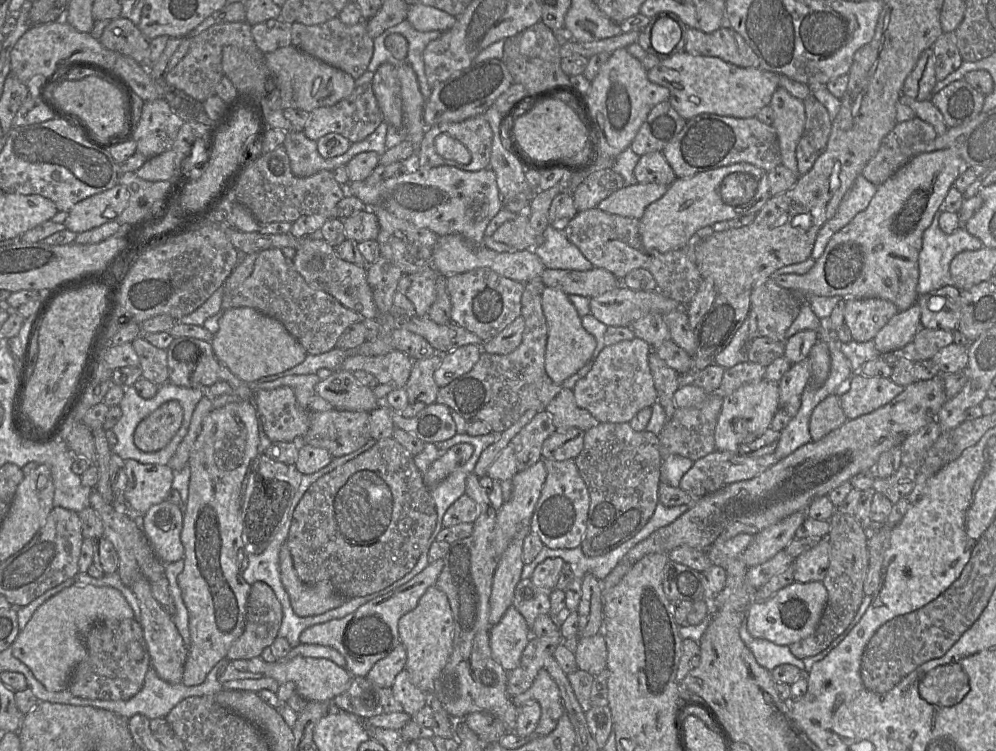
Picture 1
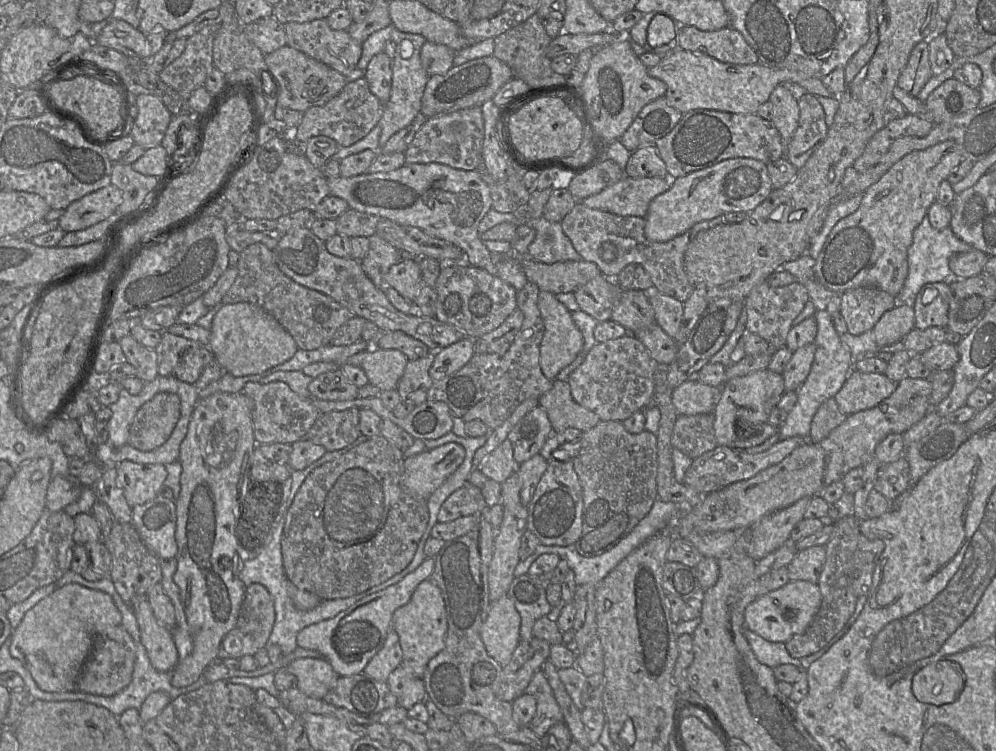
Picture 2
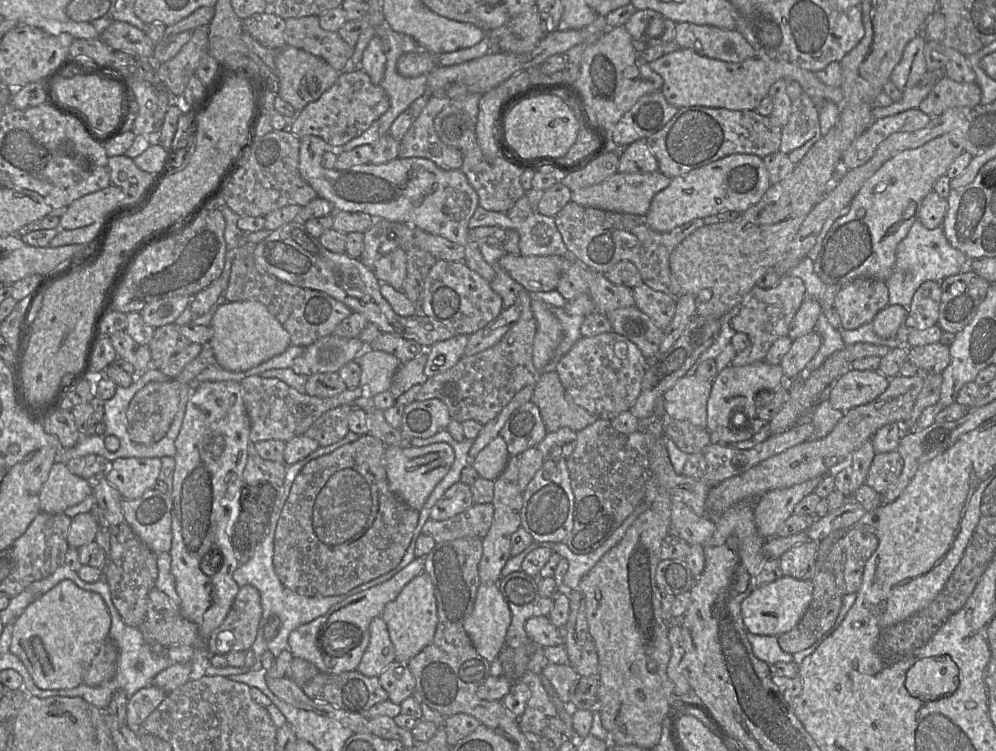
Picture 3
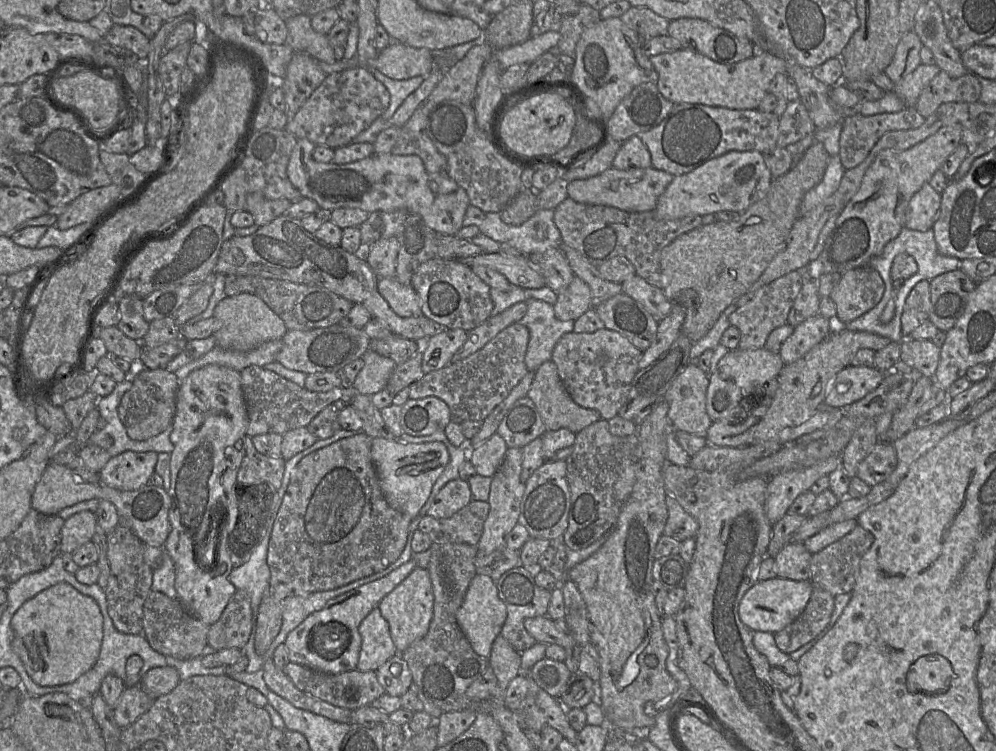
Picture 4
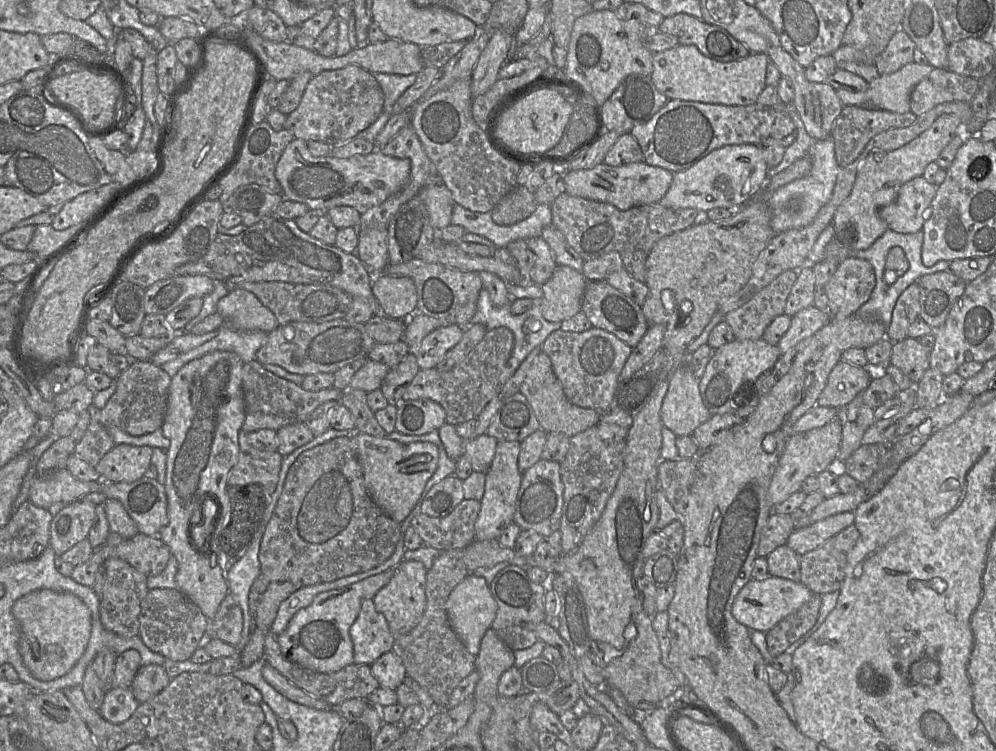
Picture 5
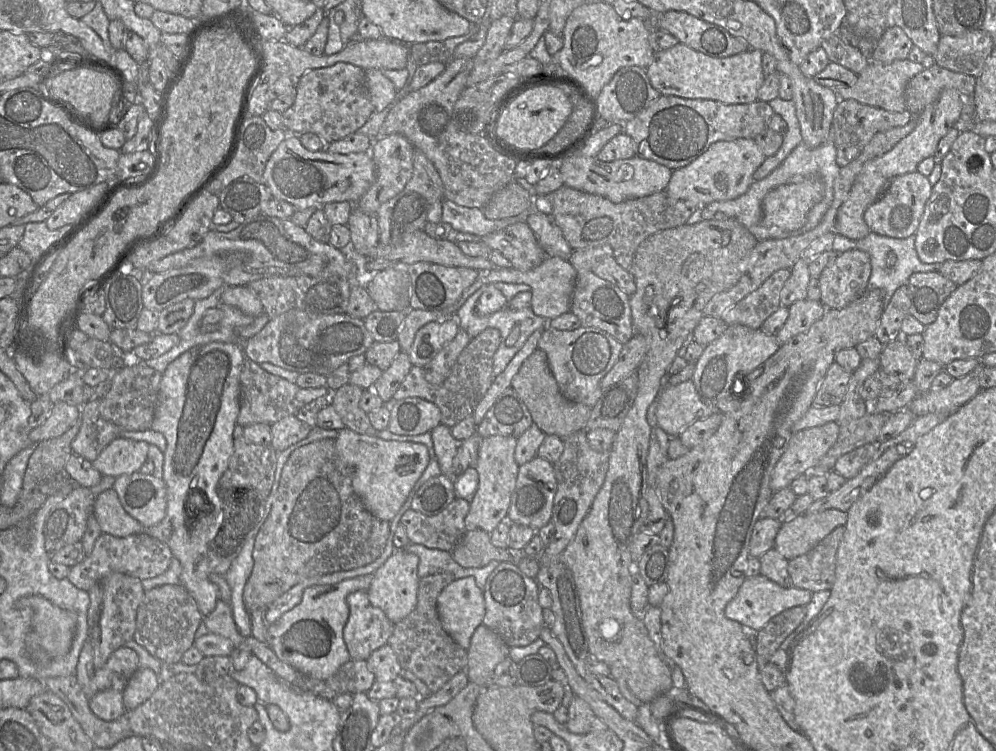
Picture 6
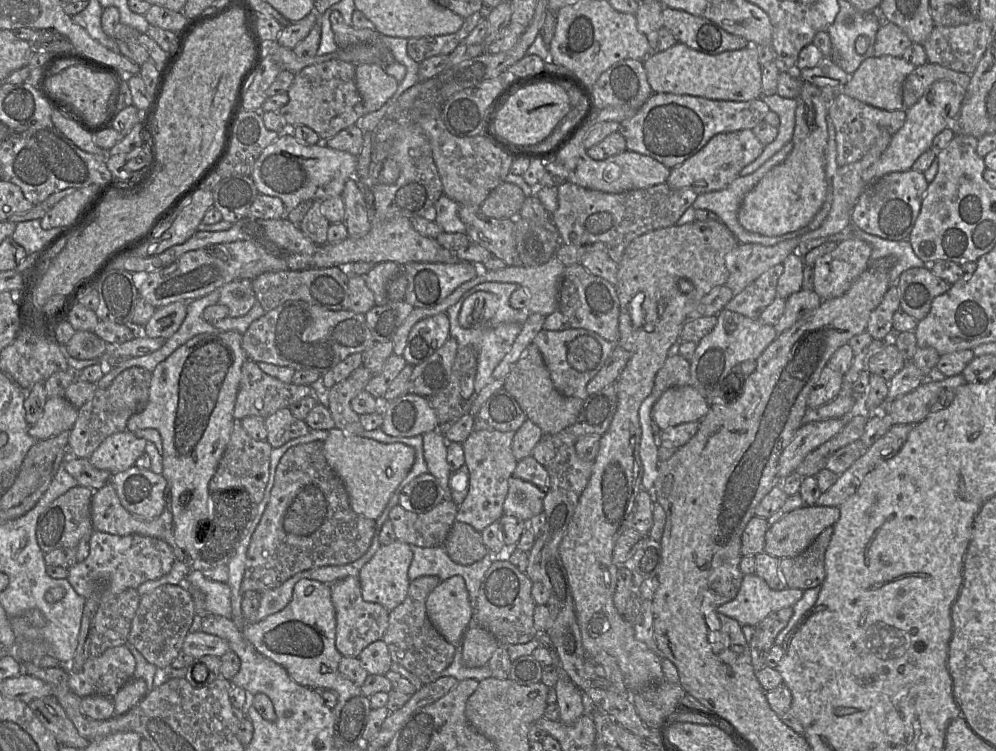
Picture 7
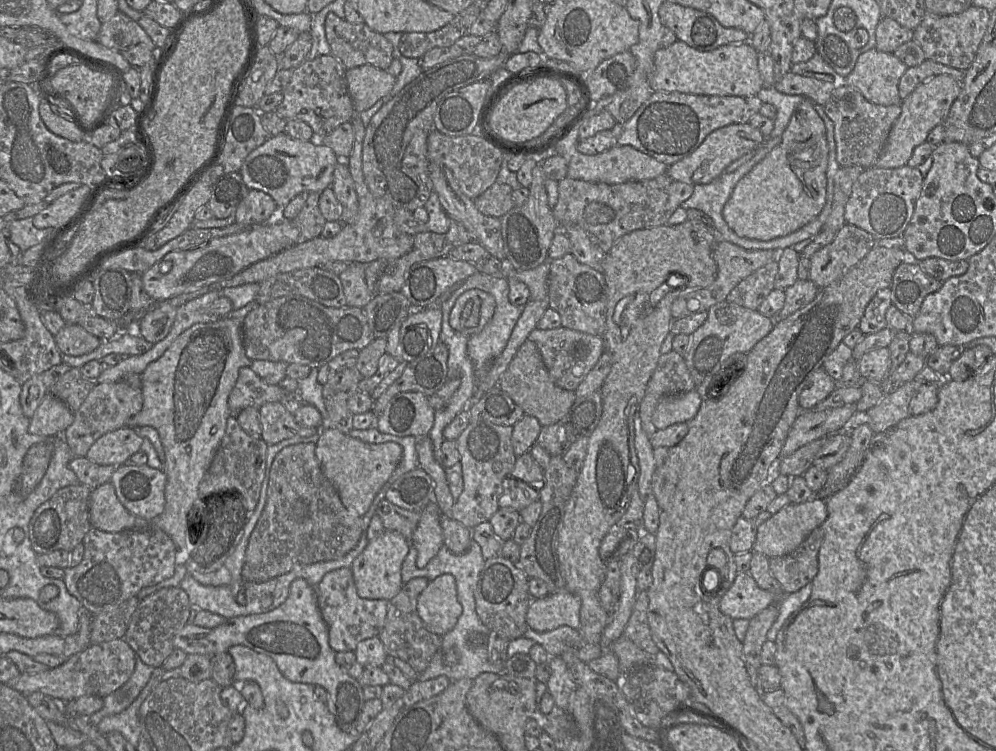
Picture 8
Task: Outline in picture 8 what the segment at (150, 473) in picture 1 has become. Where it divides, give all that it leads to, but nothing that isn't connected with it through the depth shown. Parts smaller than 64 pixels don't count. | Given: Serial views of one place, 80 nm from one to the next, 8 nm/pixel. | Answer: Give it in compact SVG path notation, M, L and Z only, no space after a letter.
M124 426L98 438L86 457L99 465L123 465L141 449L143 438L134 428Z

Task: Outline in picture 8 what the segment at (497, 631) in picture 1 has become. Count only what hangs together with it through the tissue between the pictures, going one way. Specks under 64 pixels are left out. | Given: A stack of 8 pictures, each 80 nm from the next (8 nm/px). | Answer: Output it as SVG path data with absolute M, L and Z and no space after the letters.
M443 574L430 581L418 597L417 612L429 632L441 637L450 632L462 613L454 576Z

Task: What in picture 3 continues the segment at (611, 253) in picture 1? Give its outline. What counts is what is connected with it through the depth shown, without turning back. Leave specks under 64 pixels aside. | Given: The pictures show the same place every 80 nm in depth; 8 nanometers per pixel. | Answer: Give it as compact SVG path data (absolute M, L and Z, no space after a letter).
M573 201L568 202L554 218L567 249L583 266L605 274L619 261L631 261L638 268L645 285L676 299L681 296L681 289L670 270L670 255L687 236L705 225L703 219L697 218L660 233L650 228L646 215L585 207Z

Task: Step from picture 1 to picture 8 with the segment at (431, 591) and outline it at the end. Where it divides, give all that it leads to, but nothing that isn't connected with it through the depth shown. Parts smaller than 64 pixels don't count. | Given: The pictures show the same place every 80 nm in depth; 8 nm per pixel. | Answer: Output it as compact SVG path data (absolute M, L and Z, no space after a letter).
M386 530L381 536L370 540L351 565L357 594L365 599L390 601L402 589L401 569L410 550L410 542L397 532Z

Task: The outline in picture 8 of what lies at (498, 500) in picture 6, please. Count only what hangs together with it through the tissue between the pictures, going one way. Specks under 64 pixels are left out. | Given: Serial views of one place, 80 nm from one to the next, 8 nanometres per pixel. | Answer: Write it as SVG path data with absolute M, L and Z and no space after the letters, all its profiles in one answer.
M471 421L455 440L460 454L463 490L452 507L452 519L469 529L489 522L500 508L498 500L503 493L503 480L511 473L516 458L511 443L512 426L497 425L486 421Z

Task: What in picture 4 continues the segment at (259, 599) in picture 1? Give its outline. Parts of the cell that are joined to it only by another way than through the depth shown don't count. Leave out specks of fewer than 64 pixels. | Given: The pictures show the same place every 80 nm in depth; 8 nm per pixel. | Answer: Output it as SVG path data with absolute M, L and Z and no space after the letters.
M237 590L231 597L220 618L209 626L204 653L237 648L248 642L253 628L253 612L249 595Z

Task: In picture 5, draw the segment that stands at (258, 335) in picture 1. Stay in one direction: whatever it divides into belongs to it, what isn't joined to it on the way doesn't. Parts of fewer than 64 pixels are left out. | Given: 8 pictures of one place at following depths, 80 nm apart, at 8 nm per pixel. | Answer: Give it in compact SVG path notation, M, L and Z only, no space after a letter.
M236 288L222 297L217 304L224 324L241 331L269 333L280 324L273 312L250 291Z

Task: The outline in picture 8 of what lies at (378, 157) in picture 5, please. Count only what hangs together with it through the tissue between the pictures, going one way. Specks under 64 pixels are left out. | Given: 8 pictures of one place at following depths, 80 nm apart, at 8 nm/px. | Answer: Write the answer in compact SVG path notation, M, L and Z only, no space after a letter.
M286 133L272 136L253 150L242 164L239 174L249 189L270 195L278 207L285 207L301 192L321 193L333 183L333 173L341 160L334 151L315 135L310 141L290 137Z

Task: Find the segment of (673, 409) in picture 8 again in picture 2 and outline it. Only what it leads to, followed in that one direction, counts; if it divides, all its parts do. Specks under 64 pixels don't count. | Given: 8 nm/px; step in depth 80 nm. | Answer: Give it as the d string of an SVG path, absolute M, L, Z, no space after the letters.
M687 379L672 391L672 402L678 415L696 415L713 412L718 388Z

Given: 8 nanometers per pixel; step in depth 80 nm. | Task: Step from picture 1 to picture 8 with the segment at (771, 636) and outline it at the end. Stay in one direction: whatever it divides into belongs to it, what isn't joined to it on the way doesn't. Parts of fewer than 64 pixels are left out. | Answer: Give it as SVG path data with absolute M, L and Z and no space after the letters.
M738 572L719 601L719 610L731 619L751 620L759 612L776 604L779 597L761 589L748 572Z

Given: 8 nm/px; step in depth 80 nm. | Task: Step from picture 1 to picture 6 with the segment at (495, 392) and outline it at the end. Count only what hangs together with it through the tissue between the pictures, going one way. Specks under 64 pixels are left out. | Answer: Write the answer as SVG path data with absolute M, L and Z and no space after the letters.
M487 328L478 334L458 356L449 376L440 385L432 385L425 379L422 367L413 365L399 389L393 395L398 401L409 397L418 397L434 403L441 411L441 424L449 428L456 425L473 412L482 400L493 381L493 356L501 343L498 329Z

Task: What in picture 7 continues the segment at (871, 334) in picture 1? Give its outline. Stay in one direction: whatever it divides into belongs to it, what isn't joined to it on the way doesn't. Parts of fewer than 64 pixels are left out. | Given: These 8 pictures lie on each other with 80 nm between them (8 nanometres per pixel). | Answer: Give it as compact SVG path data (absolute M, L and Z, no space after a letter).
M861 239L837 243L831 252L819 257L813 269L814 291L822 300L845 294L871 265L870 244Z

